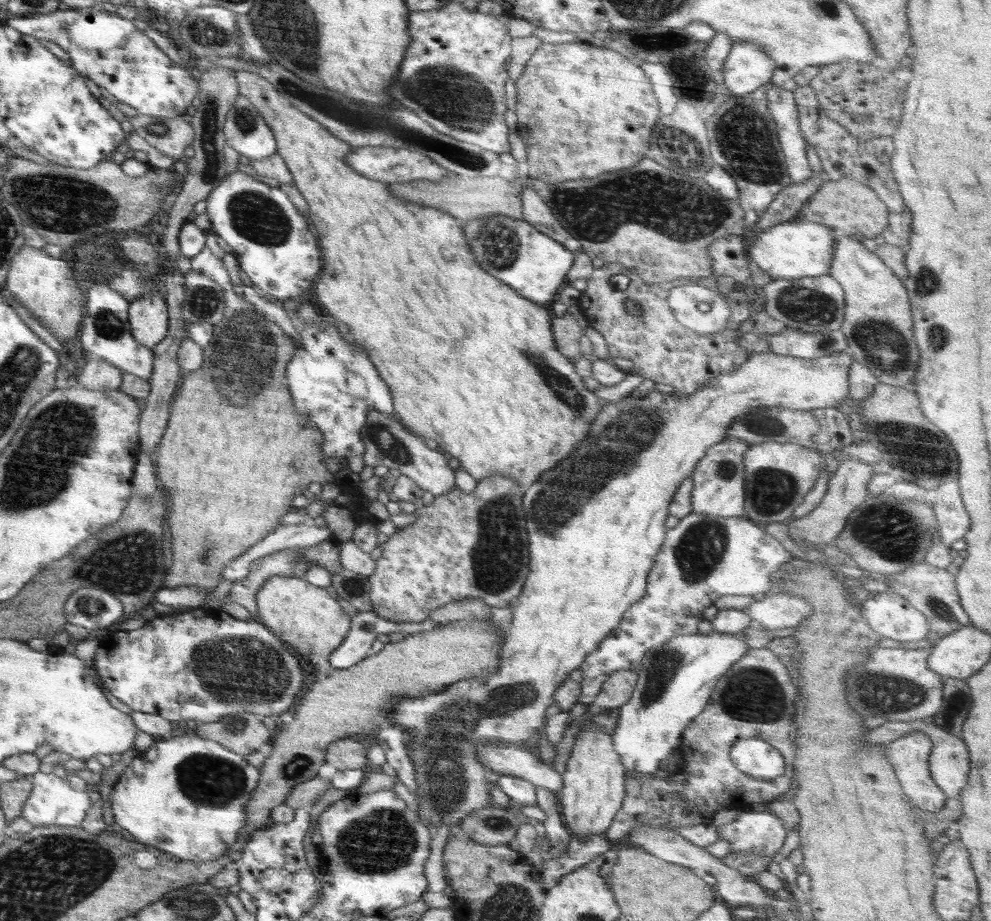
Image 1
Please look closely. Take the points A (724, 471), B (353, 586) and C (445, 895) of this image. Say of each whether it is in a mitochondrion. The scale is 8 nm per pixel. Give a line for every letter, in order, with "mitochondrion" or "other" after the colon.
A: mitochondrion
B: mitochondrion
C: other

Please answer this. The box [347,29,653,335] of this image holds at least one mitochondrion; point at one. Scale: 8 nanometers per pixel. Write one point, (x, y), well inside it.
(458, 100)

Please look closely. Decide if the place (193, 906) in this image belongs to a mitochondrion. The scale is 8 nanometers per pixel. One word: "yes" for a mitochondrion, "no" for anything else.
yes

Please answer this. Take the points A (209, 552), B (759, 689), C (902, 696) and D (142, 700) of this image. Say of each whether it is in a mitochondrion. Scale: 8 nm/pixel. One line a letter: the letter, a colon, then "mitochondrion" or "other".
A: mitochondrion
B: mitochondrion
C: mitochondrion
D: other

